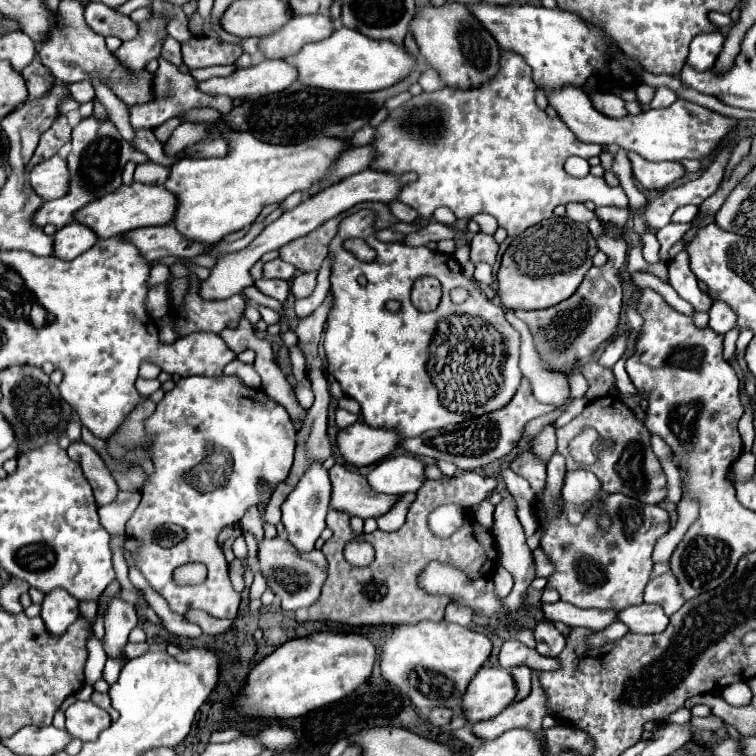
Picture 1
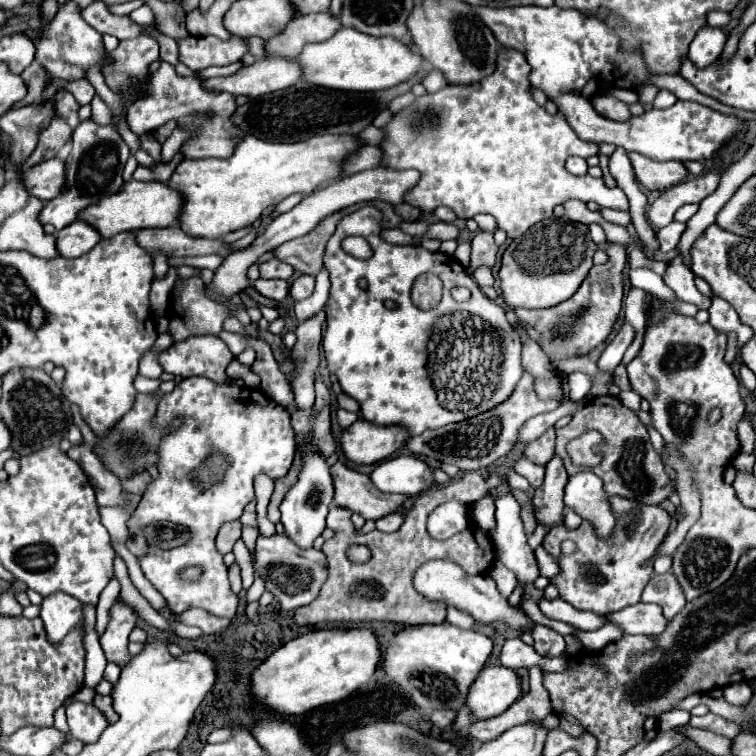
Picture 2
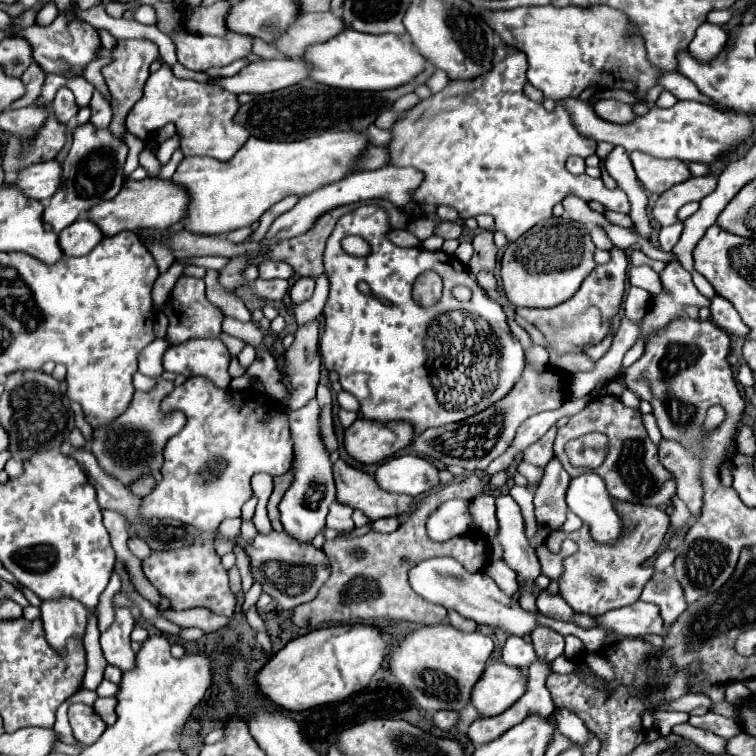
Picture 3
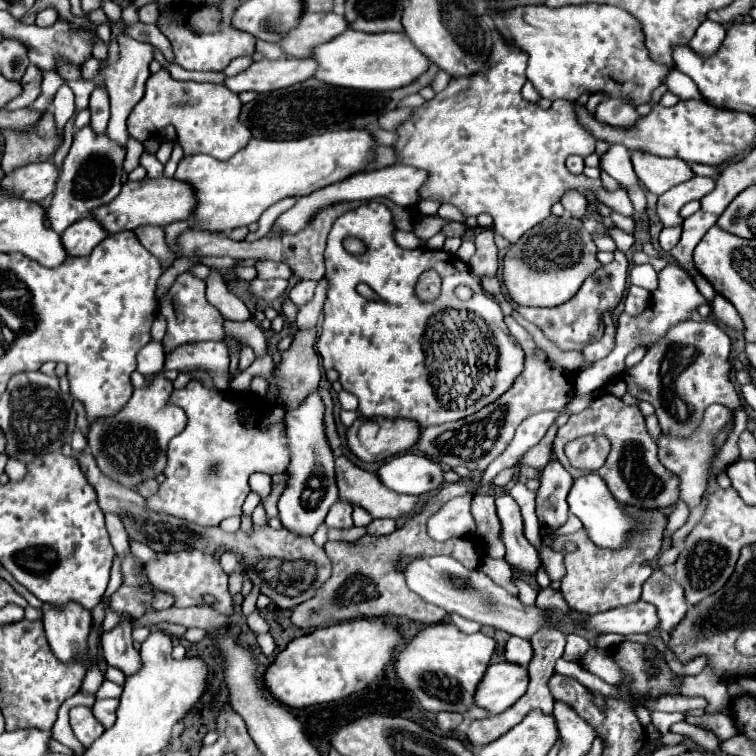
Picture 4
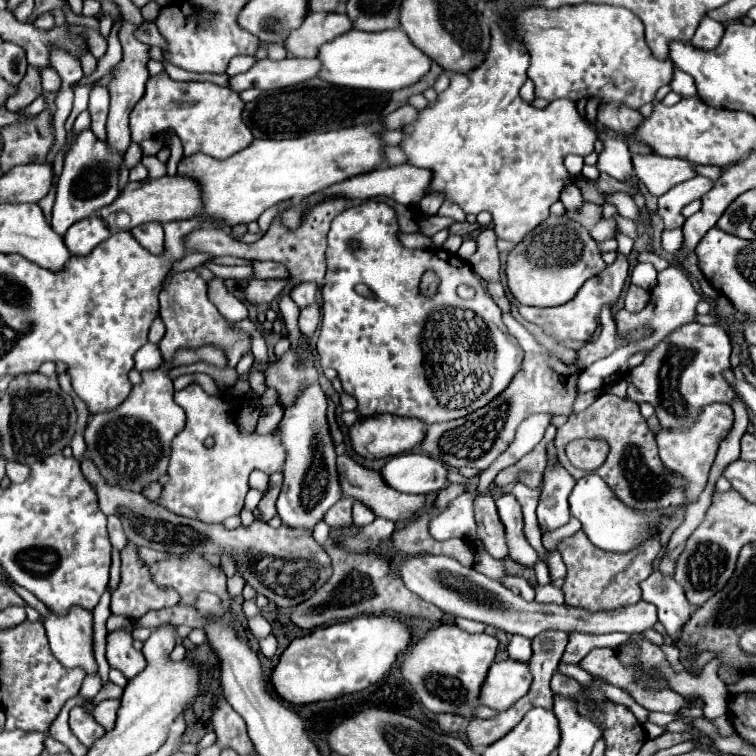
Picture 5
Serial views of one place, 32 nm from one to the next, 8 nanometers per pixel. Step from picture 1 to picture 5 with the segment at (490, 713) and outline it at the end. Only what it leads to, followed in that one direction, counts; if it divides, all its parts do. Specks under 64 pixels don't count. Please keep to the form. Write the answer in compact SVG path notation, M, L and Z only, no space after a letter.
M516 660L494 662L480 690L480 704L502 712L528 692L530 682L528 664Z

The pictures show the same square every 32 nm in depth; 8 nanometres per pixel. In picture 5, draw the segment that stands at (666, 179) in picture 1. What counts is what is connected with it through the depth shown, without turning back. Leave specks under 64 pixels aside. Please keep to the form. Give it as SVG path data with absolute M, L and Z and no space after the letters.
M632 154L634 172L654 196L662 196L672 186L696 176L694 166L680 158L662 158L656 154Z

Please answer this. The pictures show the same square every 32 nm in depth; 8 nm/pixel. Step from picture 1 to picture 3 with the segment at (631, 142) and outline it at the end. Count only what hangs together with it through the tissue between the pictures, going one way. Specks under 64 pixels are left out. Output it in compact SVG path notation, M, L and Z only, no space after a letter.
M564 98L560 100L564 108L568 108L572 116L572 124L582 136L588 136L596 142L610 142L616 146L624 146L626 152L638 150L650 154L654 158L676 158L684 162L714 162L724 152L744 144L752 134L752 120L744 114L736 112L720 112L712 106L700 102L676 102L672 108L652 108L648 114L634 118L628 124L612 124L608 120L596 118L590 102L580 98Z

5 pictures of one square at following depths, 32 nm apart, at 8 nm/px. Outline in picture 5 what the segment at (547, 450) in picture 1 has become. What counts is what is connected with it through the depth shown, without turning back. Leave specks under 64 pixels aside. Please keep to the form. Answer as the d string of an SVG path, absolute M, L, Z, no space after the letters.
M550 425L546 430L542 440L534 446L532 452L528 452L524 458L520 458L514 466L504 468L498 476L496 476L496 486L506 486L512 480L520 480L530 488L538 488L542 484L542 472L546 468L548 462L548 454L546 454L546 446L555 439L557 428Z

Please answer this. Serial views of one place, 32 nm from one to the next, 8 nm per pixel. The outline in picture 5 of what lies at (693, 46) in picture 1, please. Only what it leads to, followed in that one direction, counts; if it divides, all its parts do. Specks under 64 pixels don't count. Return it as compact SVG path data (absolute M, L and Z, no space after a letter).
M706 16L700 22L700 26L698 26L694 38L690 40L690 44L694 48L700 48L700 50L712 50L712 48L716 48L716 44L720 44L722 36L724 36L724 26Z

